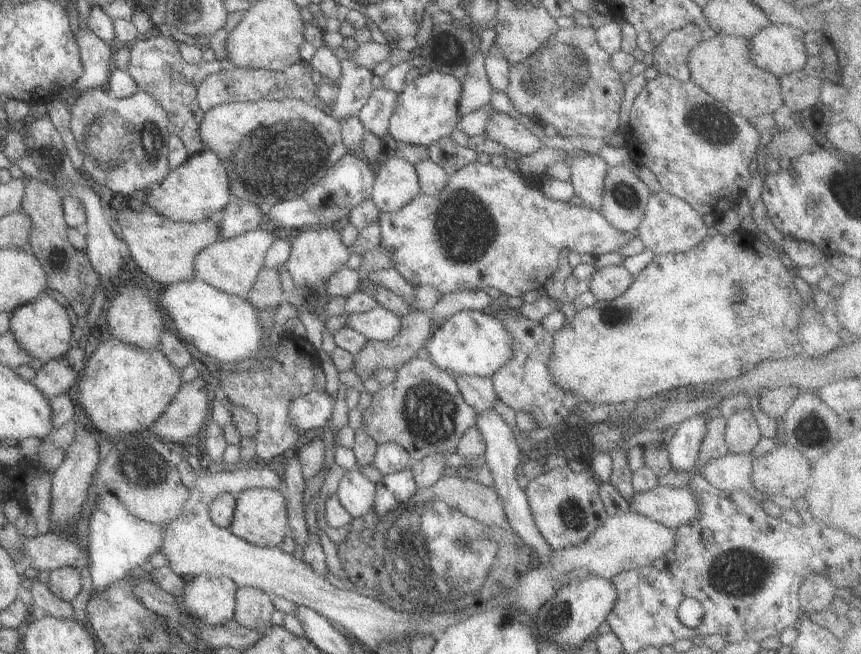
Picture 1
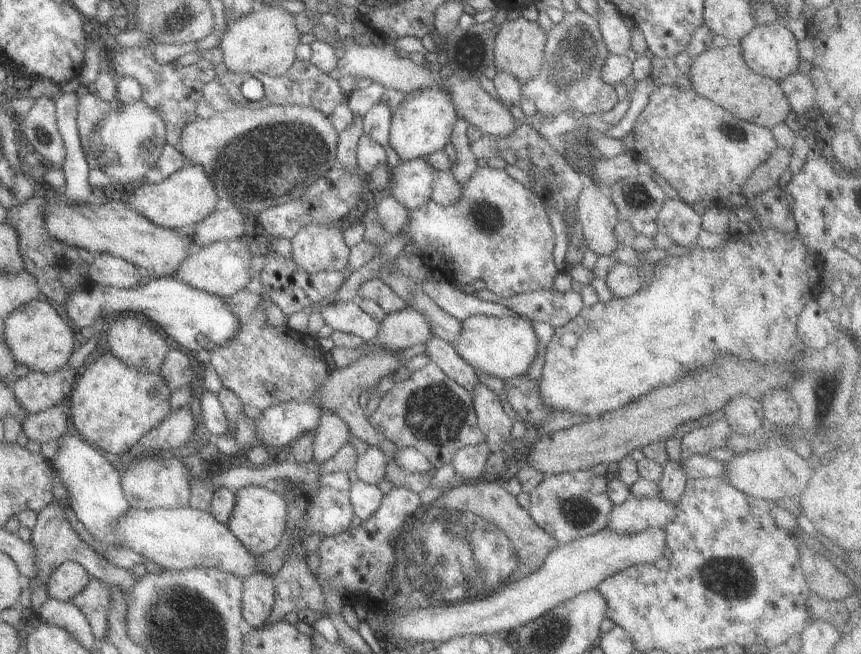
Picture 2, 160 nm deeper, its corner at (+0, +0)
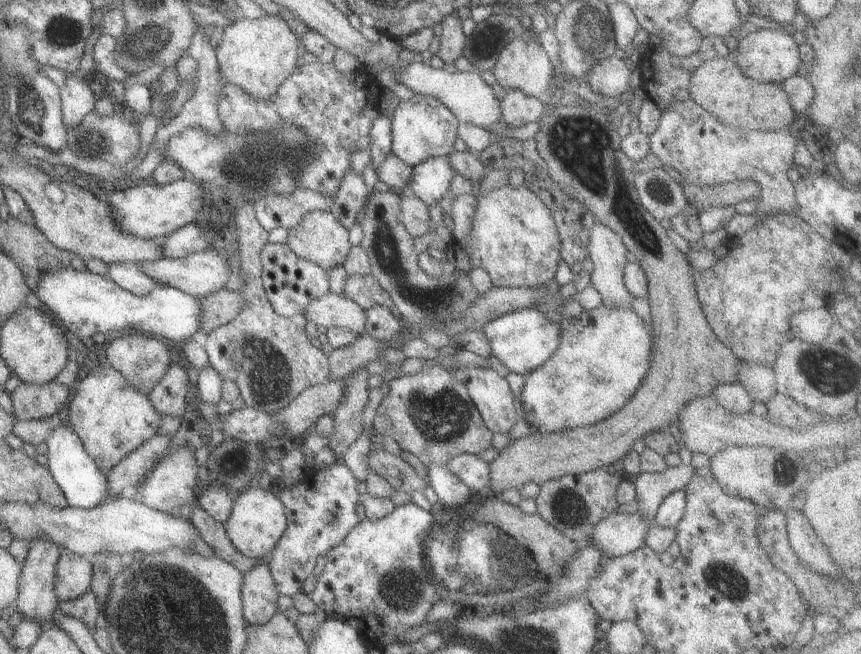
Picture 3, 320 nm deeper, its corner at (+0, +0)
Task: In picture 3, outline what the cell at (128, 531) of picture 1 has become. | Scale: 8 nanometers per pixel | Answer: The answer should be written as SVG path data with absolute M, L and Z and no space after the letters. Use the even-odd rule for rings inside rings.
M61 421L57 428L53 428L49 432L44 443L47 445L45 456L47 456L49 475L63 494L67 506L87 510L114 498L107 494L106 472L97 468L97 464L91 460L91 456L87 456L79 438L64 421Z

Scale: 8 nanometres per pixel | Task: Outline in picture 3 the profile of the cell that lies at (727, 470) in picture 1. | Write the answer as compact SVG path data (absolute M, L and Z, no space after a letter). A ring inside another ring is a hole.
M683 462L671 468L665 468L659 473L640 473L631 479L635 488L635 500L637 500L637 510L639 516L645 520L649 527L653 523L653 516L663 500L663 496L679 490L687 484L693 472L691 464L685 465Z

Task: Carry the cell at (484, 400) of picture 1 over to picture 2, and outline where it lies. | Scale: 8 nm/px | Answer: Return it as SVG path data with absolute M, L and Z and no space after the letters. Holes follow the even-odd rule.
M431 337L424 344L424 355L429 357L449 380L453 380L457 386L471 394L479 382L473 368L467 366L445 340Z

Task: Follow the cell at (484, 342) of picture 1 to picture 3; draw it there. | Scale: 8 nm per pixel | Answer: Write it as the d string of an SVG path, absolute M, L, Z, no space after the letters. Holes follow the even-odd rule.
M520 309L501 314L485 322L479 330L487 338L489 356L498 360L509 373L526 376L540 366L555 352L559 344L558 324L549 322L541 312L533 309Z

